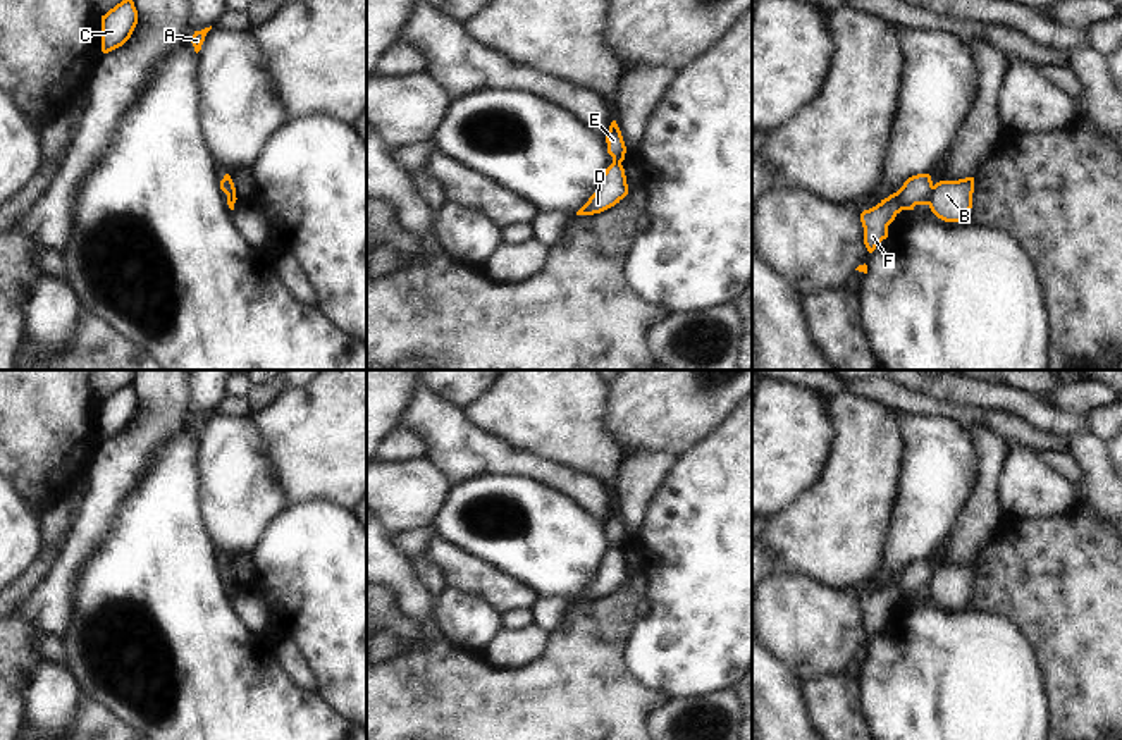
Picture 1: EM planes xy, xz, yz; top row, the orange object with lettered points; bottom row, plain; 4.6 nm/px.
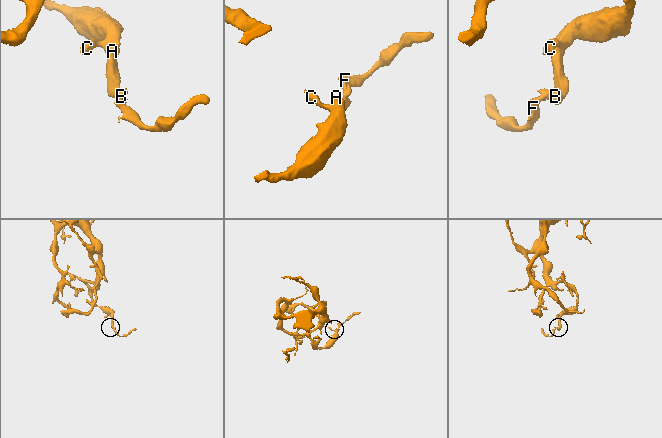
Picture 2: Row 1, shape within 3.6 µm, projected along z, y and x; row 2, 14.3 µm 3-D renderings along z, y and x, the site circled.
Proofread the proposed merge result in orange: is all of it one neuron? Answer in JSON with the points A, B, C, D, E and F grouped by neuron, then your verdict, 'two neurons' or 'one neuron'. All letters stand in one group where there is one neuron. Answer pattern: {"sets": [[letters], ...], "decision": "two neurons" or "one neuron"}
{"sets": [["A", "B", "C", "D"], ["E", "F"]], "decision": "two neurons"}

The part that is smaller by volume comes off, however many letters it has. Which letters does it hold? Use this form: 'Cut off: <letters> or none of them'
Cut off: E, F

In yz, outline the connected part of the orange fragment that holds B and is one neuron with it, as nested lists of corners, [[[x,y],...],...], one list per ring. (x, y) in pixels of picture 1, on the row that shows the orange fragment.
[[[974,177],[940,181],[929,196],[931,212],[945,222],[971,219]]]

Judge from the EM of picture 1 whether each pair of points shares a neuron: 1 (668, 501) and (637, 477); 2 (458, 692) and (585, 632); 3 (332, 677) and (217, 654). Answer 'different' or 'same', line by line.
1: different
2: same
3: different

